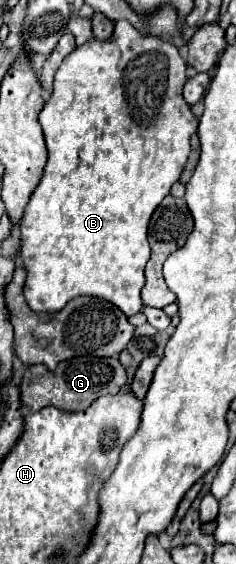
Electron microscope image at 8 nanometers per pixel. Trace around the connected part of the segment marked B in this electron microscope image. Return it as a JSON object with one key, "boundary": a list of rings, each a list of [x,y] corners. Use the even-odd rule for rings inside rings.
{"boundary":[[[117,21],[114,26],[112,42],[96,42],[90,40],[88,44],[76,48],[58,68],[54,78],[54,92],[50,100],[44,104],[40,112],[40,124],[44,130],[44,142],[48,150],[48,160],[42,172],[42,178],[38,186],[34,188],[28,206],[24,208],[22,220],[20,220],[20,260],[26,268],[26,282],[24,282],[24,296],[28,306],[38,314],[54,314],[62,310],[72,298],[76,296],[96,296],[102,300],[112,302],[118,306],[126,316],[132,316],[142,310],[140,290],[146,282],[144,278],[144,266],[150,258],[150,244],[148,242],[148,222],[156,206],[162,202],[162,198],[170,192],[170,186],[180,178],[182,168],[190,154],[190,136],[198,128],[198,118],[192,114],[190,106],[186,104],[182,96],[182,88],[186,84],[186,62],[180,56],[178,48],[170,42],[156,40],[156,38],[142,38],[142,34],[130,26],[127,21]]]}

